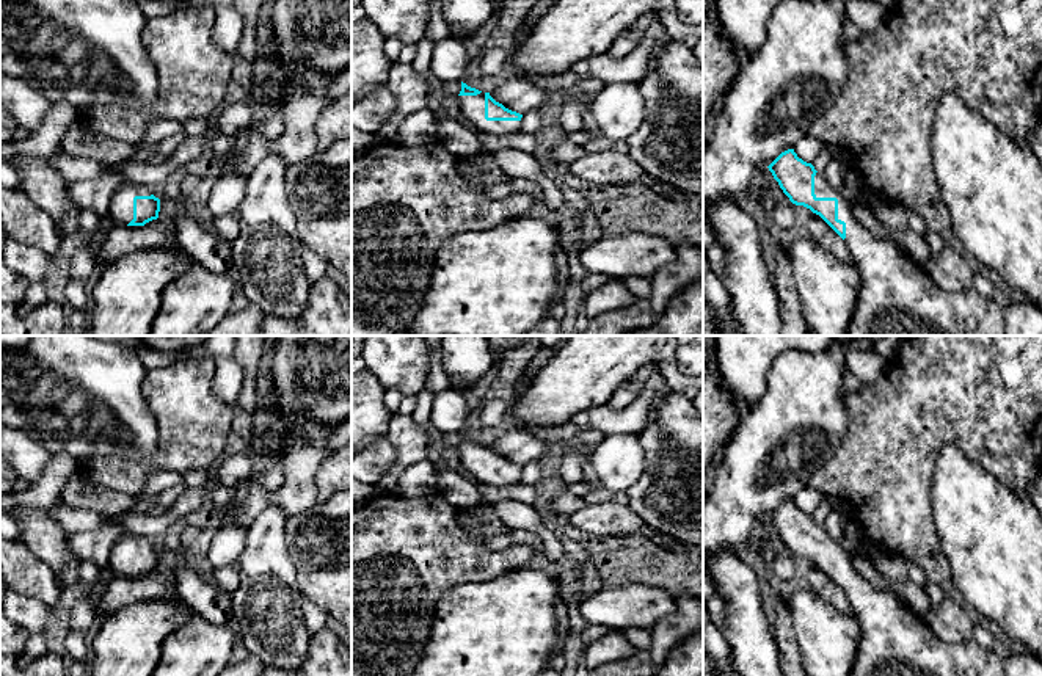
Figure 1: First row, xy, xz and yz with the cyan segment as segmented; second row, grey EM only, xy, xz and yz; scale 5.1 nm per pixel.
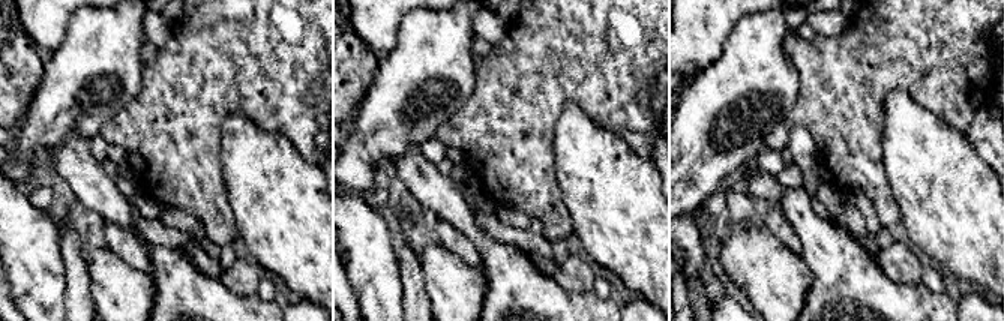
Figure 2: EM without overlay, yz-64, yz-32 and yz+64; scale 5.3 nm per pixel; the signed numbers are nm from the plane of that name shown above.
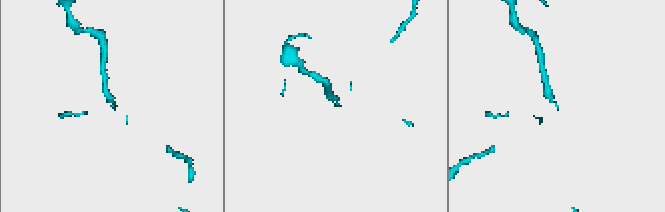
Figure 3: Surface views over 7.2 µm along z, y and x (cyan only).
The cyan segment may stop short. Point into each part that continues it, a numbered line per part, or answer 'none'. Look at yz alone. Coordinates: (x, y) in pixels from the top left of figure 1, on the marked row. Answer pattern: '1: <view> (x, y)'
1: yz (896, 297)

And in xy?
1: xy (121, 206)

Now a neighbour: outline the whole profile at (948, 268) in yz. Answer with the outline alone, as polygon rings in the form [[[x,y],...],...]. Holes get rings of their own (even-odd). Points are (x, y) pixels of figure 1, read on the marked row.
[[[949,246],[924,263],[926,273],[946,292],[967,292],[973,289],[975,273],[970,265]]]

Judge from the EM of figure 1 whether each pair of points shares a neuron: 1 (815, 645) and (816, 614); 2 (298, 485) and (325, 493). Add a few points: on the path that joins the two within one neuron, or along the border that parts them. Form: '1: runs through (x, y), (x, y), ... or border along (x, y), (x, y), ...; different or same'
1: runs through (816, 637), (816, 621); same
2: border along (331, 455), (317, 472), (316, 502); different

